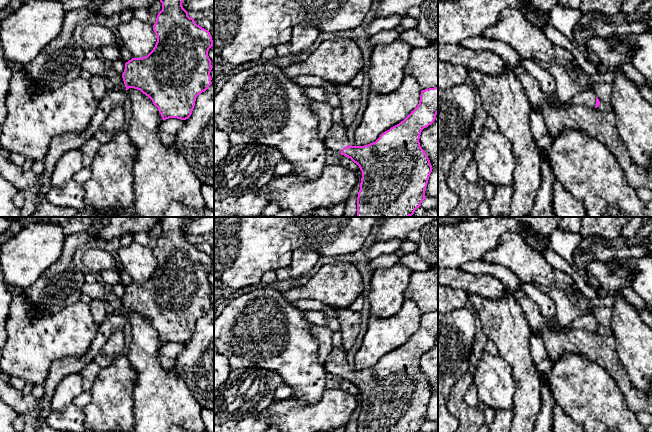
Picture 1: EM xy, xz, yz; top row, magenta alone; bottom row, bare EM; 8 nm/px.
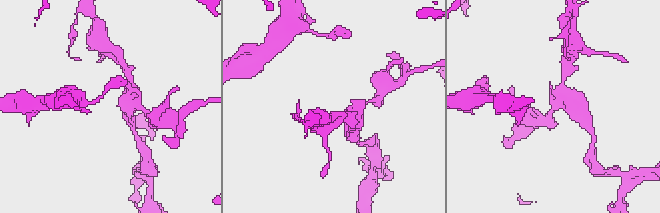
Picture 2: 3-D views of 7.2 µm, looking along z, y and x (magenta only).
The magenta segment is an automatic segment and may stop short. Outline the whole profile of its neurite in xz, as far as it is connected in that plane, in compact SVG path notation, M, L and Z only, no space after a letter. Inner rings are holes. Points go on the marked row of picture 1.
M434 87L422 90L417 107L403 121L382 133L375 142L368 145L351 146L343 125L333 123L324 139L327 149L350 158L362 172L357 197L357 217L410 217L421 206L422 201L426 199L425 190L433 168L427 154L420 146L419 139L422 130L435 121L437 113L438 87Z

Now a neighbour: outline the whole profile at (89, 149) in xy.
M91 137L79 150L82 154L83 167L89 168L92 164L93 158L99 150L101 143L95 138Z

